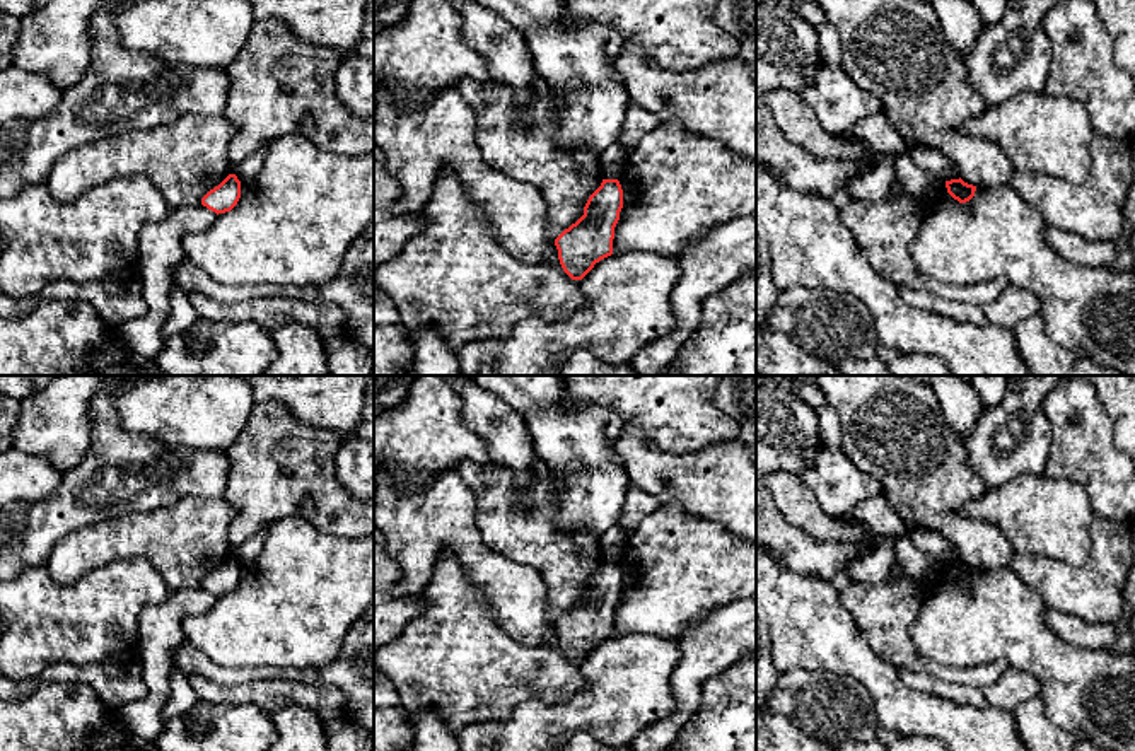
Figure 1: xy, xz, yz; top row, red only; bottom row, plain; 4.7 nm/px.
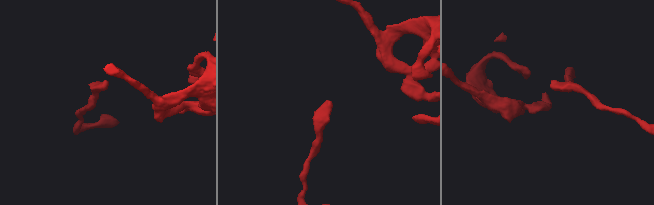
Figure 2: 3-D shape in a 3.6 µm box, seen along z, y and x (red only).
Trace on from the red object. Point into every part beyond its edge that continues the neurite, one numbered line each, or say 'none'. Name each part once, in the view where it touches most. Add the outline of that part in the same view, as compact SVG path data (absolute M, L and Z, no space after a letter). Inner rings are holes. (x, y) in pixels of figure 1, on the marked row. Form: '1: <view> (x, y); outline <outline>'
none

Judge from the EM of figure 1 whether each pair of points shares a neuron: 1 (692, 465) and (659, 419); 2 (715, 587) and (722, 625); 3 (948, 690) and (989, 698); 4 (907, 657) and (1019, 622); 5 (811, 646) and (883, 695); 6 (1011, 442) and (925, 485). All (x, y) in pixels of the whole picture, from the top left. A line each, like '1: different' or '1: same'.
1: different
2: different
3: same
4: different
5: same
6: different

